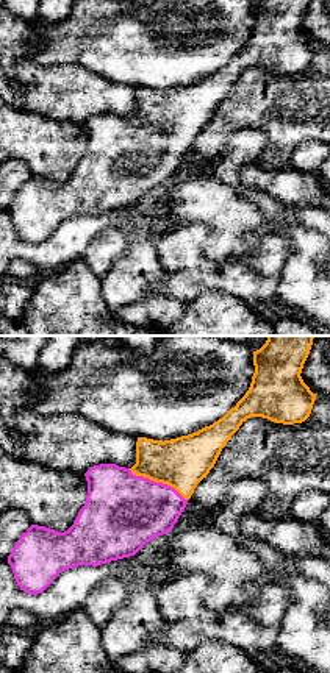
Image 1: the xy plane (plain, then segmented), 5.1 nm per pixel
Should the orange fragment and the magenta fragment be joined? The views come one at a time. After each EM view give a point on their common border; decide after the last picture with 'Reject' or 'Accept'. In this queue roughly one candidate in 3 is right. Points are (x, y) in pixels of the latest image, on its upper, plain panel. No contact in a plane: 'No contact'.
Touches orange at (158, 131)

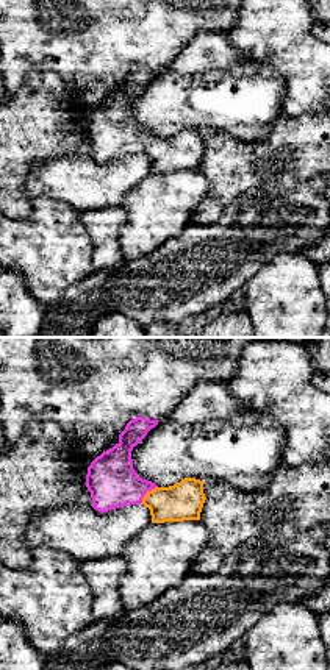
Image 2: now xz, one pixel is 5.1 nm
Touches orange at (146, 144)

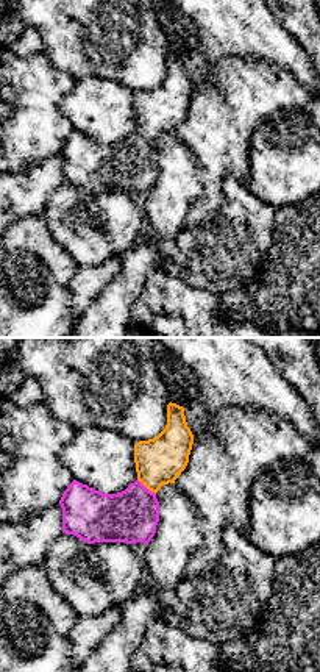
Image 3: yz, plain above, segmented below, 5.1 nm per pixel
Touches orange at (147, 138)

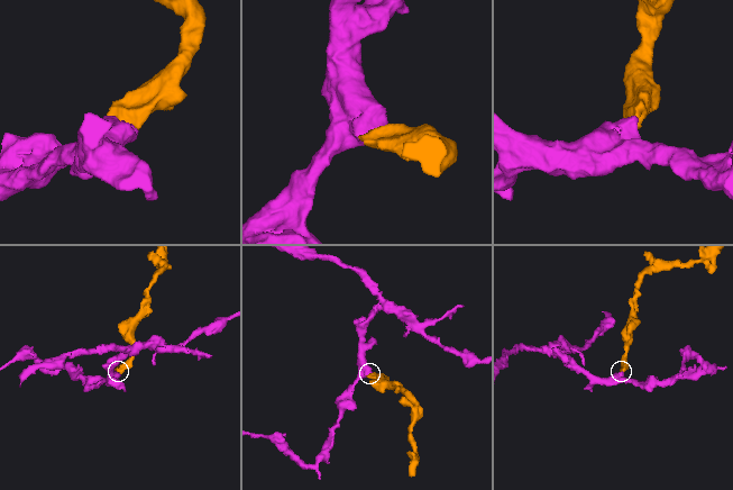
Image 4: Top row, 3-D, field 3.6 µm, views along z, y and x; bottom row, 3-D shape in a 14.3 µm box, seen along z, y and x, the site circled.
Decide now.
Accept

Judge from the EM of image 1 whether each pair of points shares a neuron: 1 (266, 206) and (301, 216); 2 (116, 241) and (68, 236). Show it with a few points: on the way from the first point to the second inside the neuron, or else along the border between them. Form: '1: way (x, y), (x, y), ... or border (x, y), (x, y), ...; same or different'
1: way (274, 210), (293, 213); same
2: border (129, 235), (119, 230), (102, 230), (80, 256); different

